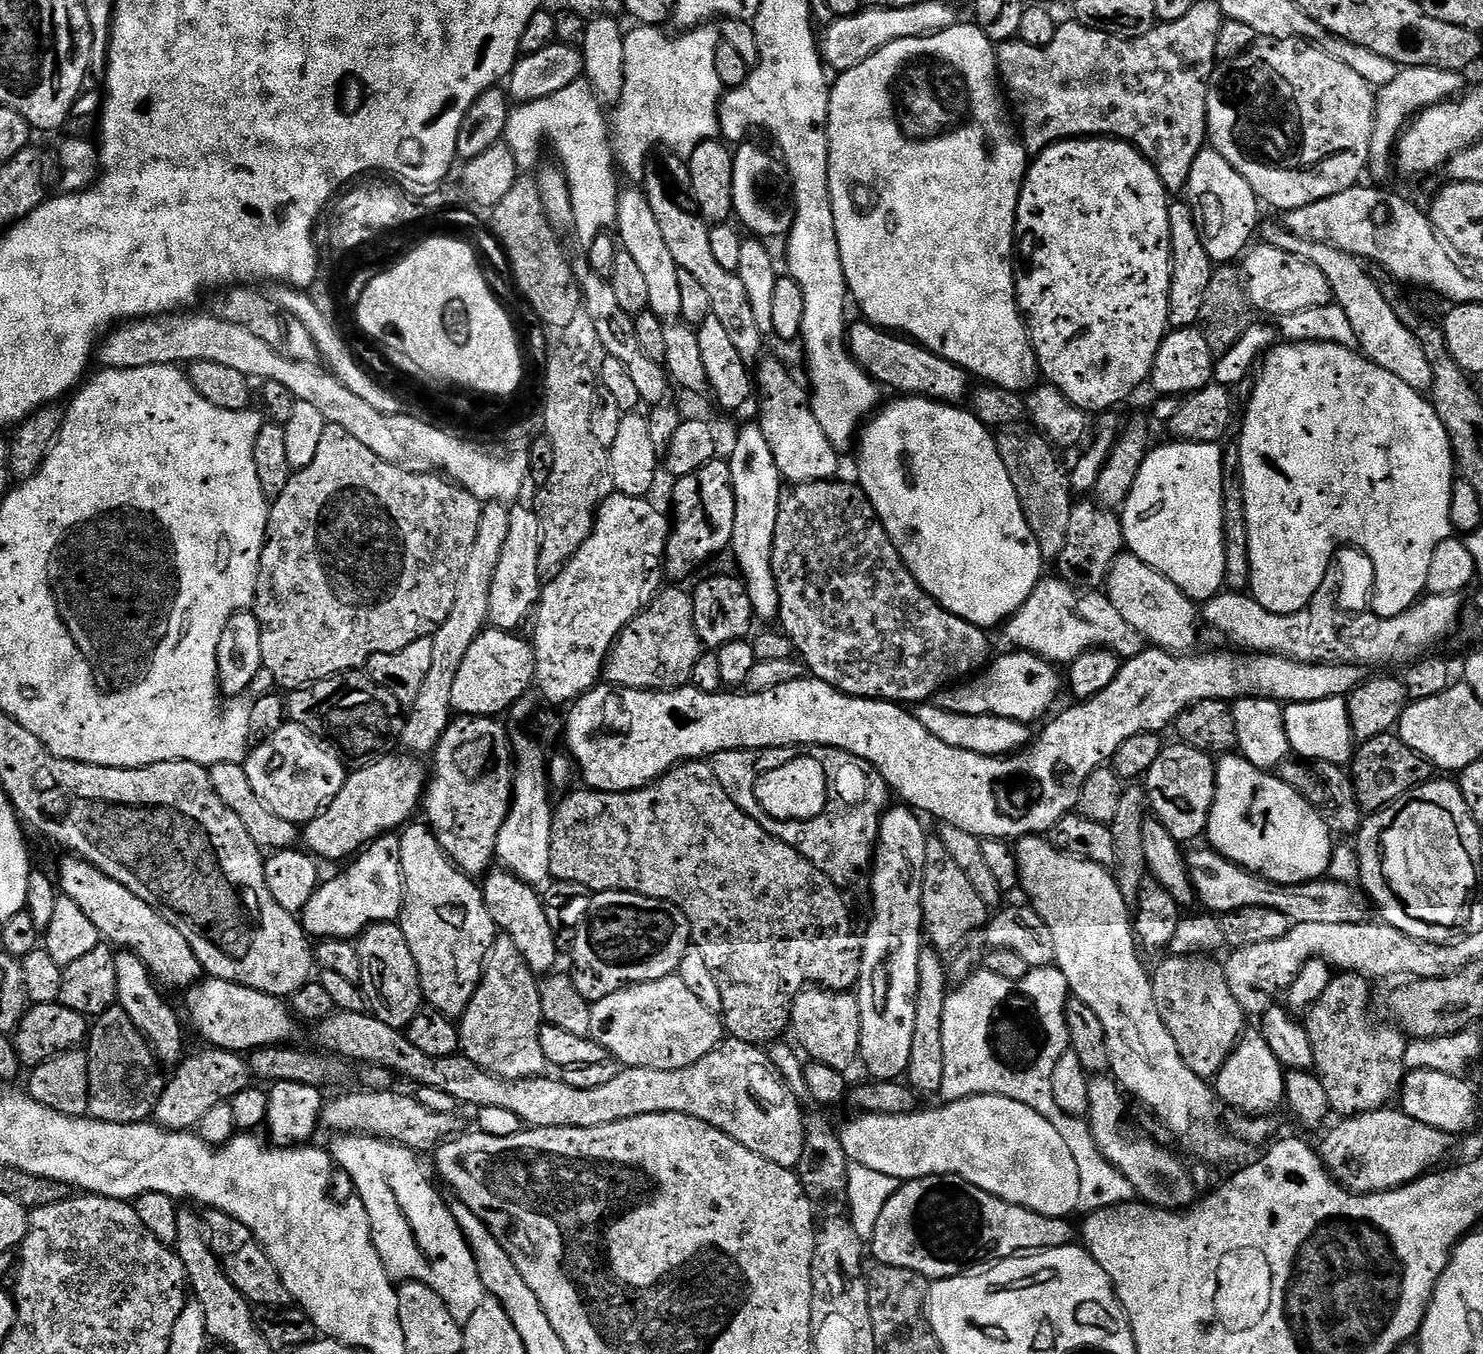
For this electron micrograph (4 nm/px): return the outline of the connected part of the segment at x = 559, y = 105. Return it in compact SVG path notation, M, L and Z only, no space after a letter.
M584 78L575 80L566 90L558 90L558 94L550 94L550 98L538 98L538 102L516 104L509 111L506 122L506 134L503 143L507 144L516 160L517 169L535 169L541 163L540 151L544 148L544 140L552 143L556 151L559 167L564 169L564 177L568 180L570 200L573 202L574 235L584 246L590 245L599 235L607 233L615 225L618 214L618 202L622 184L616 181L616 164L612 161L612 144L608 141L608 124L604 121L601 101L594 93L591 85Z

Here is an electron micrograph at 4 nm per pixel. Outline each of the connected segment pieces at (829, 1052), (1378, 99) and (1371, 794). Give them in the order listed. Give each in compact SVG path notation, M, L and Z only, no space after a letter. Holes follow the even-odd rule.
M819 986L805 987L803 992L796 995L796 1001L792 1004L790 1032L791 1035L796 1035L795 1043L809 1061L847 1073L848 1067L852 1063L854 1065L857 1063L860 1054L862 1038L860 1001L851 991L829 992L828 989Z
M1414 67L1397 71L1393 82L1377 89L1375 95L1375 118L1373 122L1373 134L1370 142L1368 160L1368 172L1382 180L1394 166L1394 155L1400 137L1404 129L1426 108L1435 104L1445 103L1464 91L1463 73L1442 71L1434 67ZM1464 88L1464 89L1463 89Z
M1391 731L1363 741L1355 751L1350 764L1352 785L1356 788L1356 797L1365 813L1381 812L1390 804L1395 804L1401 796L1409 795L1419 784L1424 784L1434 775L1432 763L1422 754L1412 752L1399 735Z

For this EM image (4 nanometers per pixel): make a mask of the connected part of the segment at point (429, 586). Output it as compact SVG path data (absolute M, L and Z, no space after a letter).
M328 424L322 434L322 442L318 442L318 454L314 454L314 462L310 462L310 466L293 471L286 490L282 490L280 497L270 504L268 529L260 555L254 601L262 642L263 671L269 672L284 690L307 688L310 684L316 684L331 676L339 676L342 672L363 669L374 654L397 652L402 650L402 646L410 646L410 642L431 637L440 624L446 622L454 606L458 582L462 578L462 570L466 570L466 558L470 558L470 546L474 546L474 538L478 538L481 507L481 501L476 500L465 488L455 484L447 476L433 471L413 472L398 464L386 462L378 458L378 454L362 446L358 438L346 434L342 426Z

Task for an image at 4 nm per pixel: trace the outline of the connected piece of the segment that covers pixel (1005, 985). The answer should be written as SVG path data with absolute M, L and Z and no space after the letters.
M1055 966L1034 968L1026 979L1018 980L1005 980L998 978L998 974L976 970L957 988L960 988L957 992L955 989L949 993L942 1014L946 1074L942 1078L940 1096L948 1102L964 1100L968 1096L1001 1096L1022 1102L1022 1106L1030 1106L1030 1110L1042 1114L1042 1118L1046 1118L1046 1122L1058 1130L1062 1142L1070 1146L1070 1154L1074 1154L1074 1163L1078 1165L1080 1203L1088 1212L1133 1203L1137 1194L1130 1178L1126 1178L1126 1174L1122 1174L1105 1158L1087 1119L1066 1114L1066 1110L1062 1110L1054 1100L1051 1081L1054 1078L1054 1066L1058 1066L1058 1058L1062 1058L1062 1054L1070 1048L1066 1014L1070 989L1060 969Z

